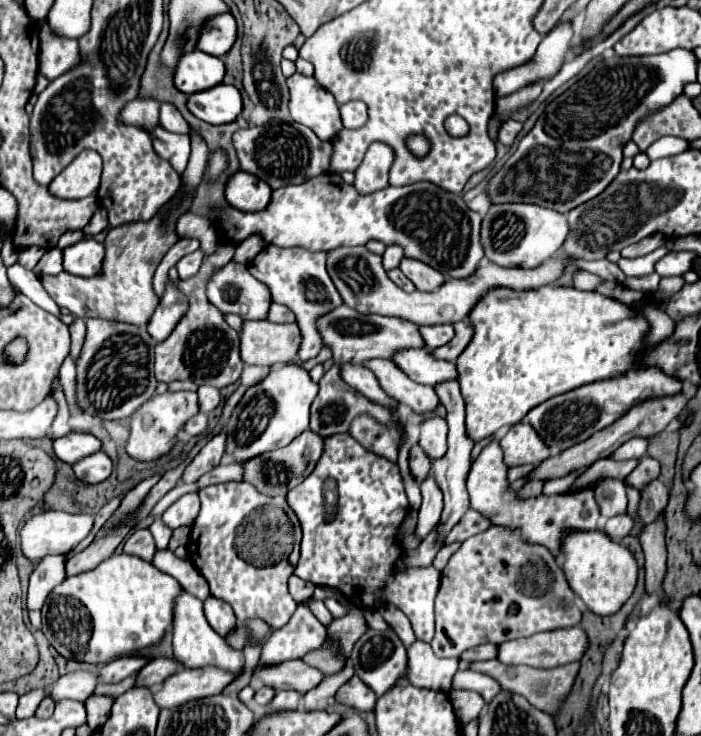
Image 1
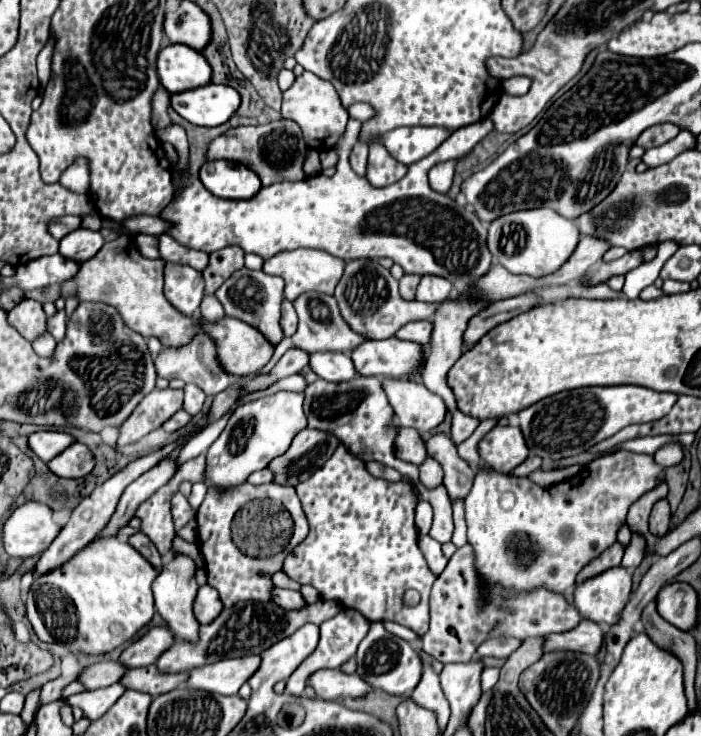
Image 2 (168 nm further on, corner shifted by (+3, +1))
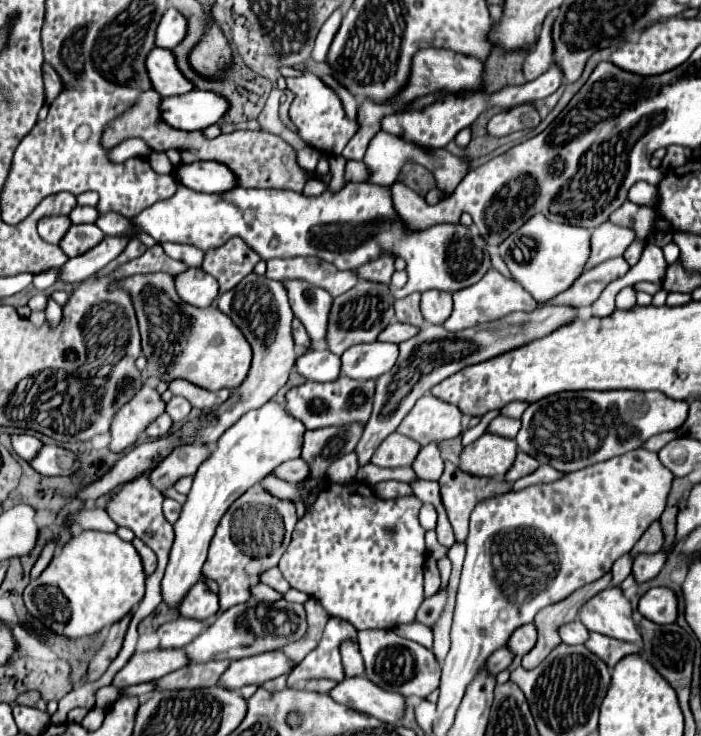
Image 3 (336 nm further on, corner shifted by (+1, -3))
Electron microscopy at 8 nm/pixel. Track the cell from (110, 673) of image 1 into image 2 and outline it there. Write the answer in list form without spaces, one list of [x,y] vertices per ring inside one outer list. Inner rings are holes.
[[[153,627],[145,637],[131,643],[119,657],[119,663],[127,669],[153,665],[159,655],[173,643],[173,635],[169,635],[167,627]]]

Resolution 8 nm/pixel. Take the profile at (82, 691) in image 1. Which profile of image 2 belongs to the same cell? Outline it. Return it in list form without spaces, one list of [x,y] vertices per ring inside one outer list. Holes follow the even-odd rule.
[[[101,661],[95,665],[83,667],[77,675],[77,681],[85,687],[85,691],[93,691],[93,689],[101,689],[101,687],[109,687],[117,683],[117,679],[121,679],[123,673],[125,669],[121,669],[121,663]]]

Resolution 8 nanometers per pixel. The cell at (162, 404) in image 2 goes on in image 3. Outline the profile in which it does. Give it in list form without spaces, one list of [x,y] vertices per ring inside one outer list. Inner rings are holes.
[[[143,385],[135,397],[115,413],[111,421],[109,449],[113,453],[121,453],[133,447],[139,435],[143,435],[147,423],[151,423],[151,419],[157,419],[161,413],[165,413],[161,395],[153,387]]]

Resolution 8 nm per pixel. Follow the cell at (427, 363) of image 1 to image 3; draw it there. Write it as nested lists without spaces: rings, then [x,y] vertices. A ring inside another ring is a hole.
[[[391,343],[353,345],[341,355],[341,373],[351,379],[377,379],[395,365],[399,347]]]

